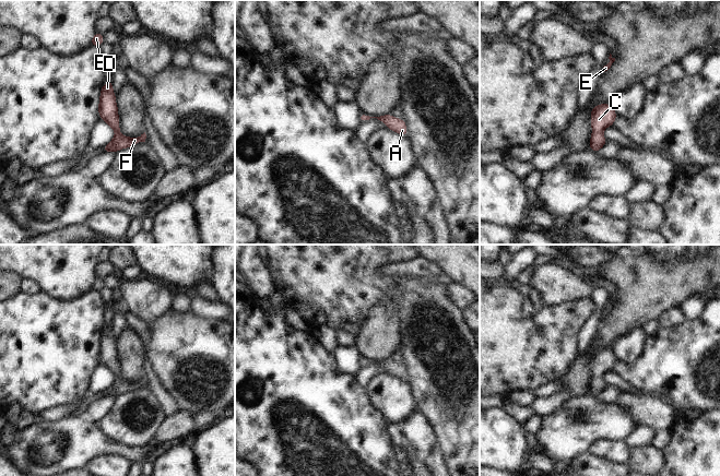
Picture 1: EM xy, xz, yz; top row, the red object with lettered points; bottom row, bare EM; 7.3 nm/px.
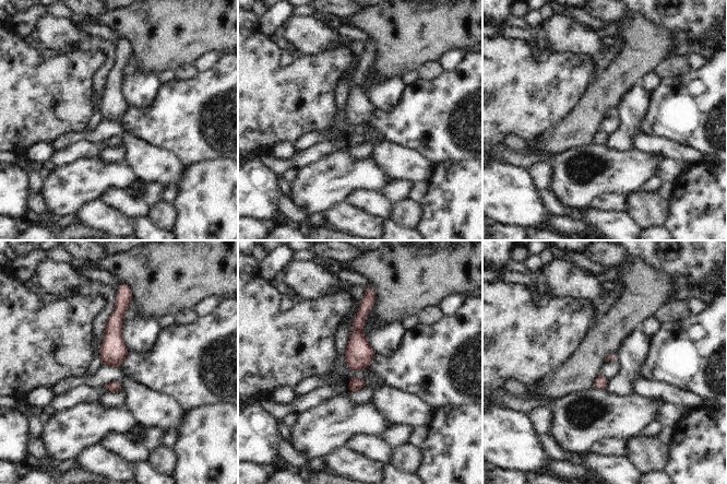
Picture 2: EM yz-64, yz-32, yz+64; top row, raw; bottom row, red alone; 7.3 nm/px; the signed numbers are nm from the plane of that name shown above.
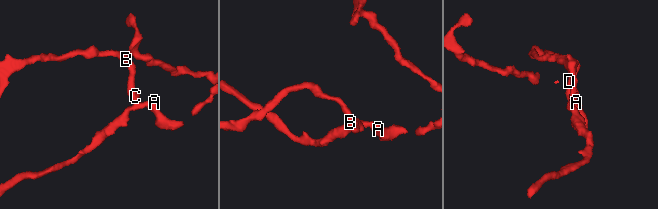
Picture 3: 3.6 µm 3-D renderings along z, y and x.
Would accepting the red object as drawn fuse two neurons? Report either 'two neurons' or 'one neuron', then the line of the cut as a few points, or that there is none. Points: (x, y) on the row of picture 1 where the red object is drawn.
one neuron; no cut

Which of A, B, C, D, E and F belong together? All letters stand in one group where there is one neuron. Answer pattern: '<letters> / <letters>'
A B C D E F

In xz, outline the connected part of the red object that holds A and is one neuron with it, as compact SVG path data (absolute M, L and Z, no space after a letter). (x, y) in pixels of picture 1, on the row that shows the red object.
M361 112L359 115L361 122L365 122L369 120L370 118L377 118L378 120L383 121L387 124L388 129L390 129L391 131L398 132L399 134L403 136L408 134L406 124L403 119L398 119L396 117L392 117L390 114L383 115L380 117L369 117L363 112Z

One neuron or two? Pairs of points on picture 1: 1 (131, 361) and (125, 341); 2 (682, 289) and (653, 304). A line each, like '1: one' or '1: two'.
1: one
2: one

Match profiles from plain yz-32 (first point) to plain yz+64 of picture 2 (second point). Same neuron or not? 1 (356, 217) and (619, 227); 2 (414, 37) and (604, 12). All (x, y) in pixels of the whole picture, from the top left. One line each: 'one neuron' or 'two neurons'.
1: one neuron
2: two neurons

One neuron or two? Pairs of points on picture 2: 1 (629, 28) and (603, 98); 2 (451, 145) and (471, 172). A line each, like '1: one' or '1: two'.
1: one
2: two

